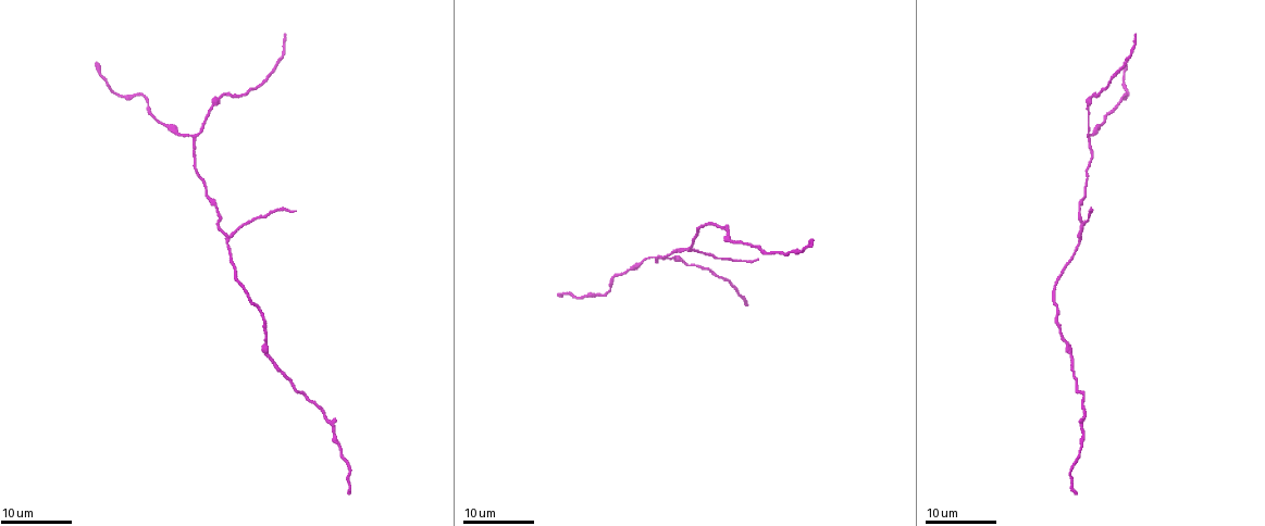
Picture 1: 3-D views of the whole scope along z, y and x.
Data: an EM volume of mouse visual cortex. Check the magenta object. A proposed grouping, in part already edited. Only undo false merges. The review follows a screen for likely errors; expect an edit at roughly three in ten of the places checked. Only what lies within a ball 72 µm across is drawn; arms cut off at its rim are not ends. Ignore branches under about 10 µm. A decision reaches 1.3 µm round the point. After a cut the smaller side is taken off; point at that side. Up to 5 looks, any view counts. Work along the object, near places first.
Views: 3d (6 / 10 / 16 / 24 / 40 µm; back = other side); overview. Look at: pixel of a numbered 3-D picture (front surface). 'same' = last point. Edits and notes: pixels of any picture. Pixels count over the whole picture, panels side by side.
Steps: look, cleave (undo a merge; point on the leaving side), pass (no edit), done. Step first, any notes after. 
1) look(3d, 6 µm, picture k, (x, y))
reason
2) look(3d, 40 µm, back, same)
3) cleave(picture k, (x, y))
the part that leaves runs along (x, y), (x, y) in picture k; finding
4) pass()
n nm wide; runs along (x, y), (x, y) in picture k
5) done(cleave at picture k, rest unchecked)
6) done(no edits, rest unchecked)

look(3d, 16 µm, picture 1, (1072, 357))
sudden change in width

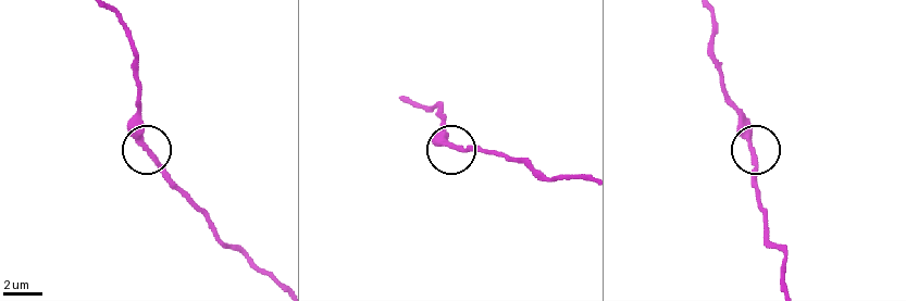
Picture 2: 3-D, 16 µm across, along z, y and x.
look(3d, 10 µm, picture 2, (450, 146))
closer look

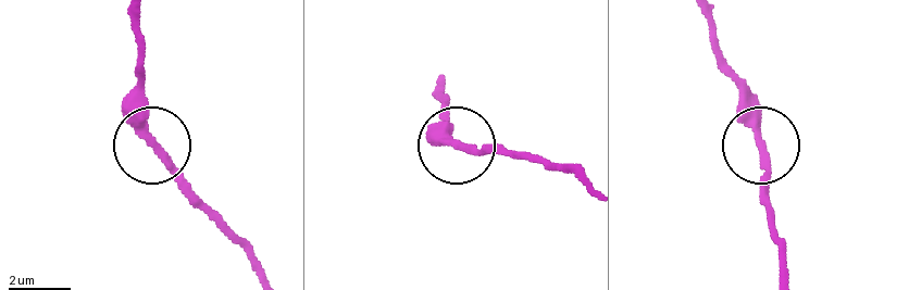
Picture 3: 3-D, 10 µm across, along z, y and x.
pass()
runs along (434, 88), (441, 96), (441, 127), (455, 140), (509, 151) in picture 3; continuous, no second cell

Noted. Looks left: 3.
look(3d, 24 µm, picture 1, (227, 245))
thick turns thin

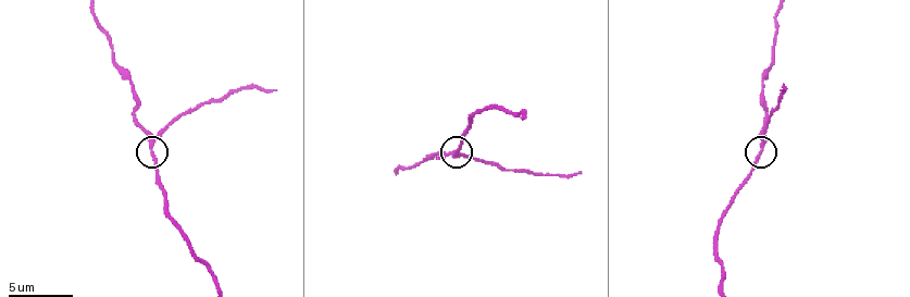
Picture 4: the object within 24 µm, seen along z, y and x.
look(3d, 10 µm, picture 4, (758, 153))

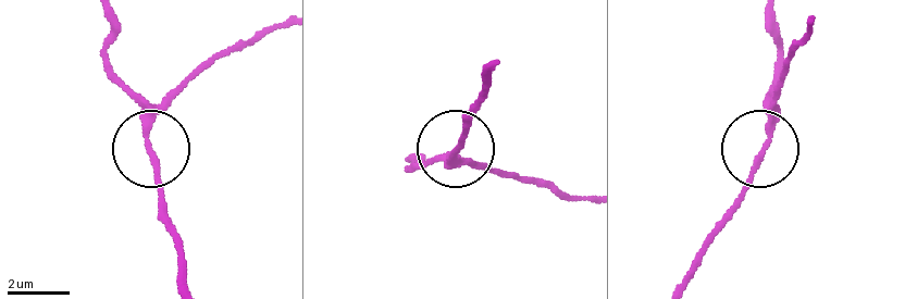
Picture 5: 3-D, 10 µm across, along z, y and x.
pass()
runs along (741, 190), (765, 138), (772, 78) in picture 5; continuous, no second cell

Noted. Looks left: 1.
done(no edits, rest unchecked)

